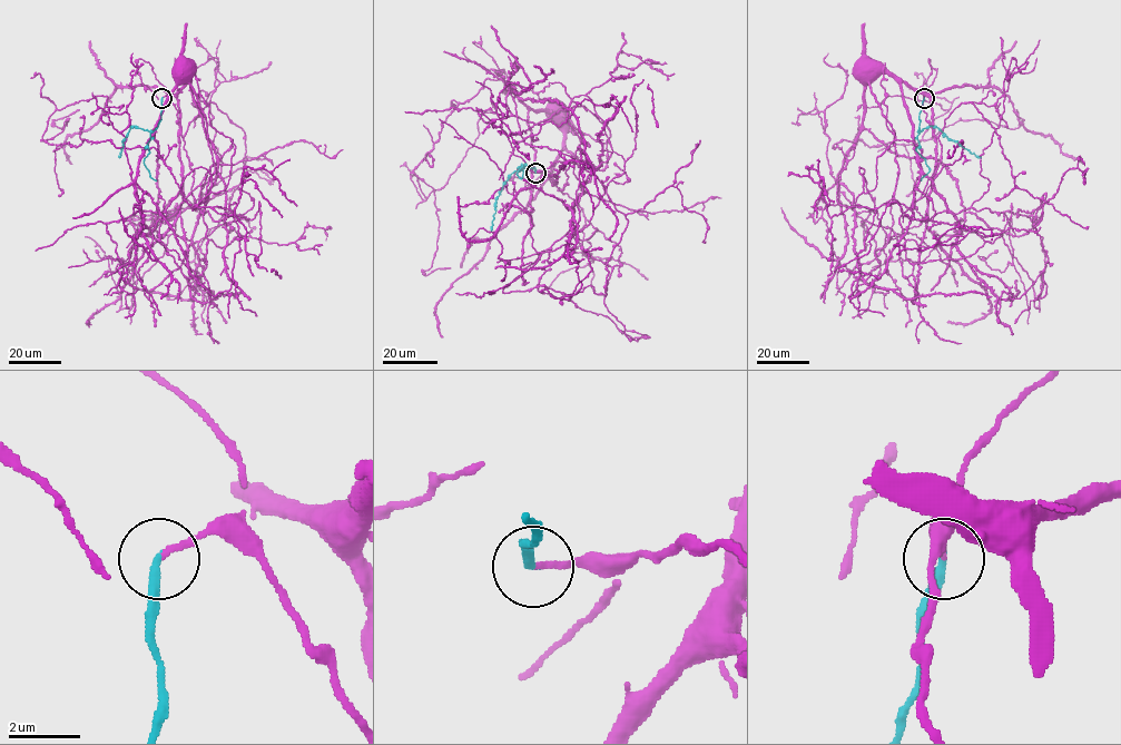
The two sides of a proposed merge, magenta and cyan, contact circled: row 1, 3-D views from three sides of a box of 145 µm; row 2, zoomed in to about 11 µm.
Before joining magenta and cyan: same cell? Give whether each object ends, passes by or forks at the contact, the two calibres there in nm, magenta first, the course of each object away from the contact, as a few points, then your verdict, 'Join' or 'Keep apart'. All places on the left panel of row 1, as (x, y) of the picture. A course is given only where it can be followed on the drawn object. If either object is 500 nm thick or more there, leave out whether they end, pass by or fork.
At the ring magenta ends. At the ring cyan ends. Thickness 150 nm (magenta) against 280 nm. Course of magenta: (161, 98), (167, 96), (175, 106), (179, 126), (176, 97), (188, 81), (189, 74), (185, 70). Course of cyan: (161, 98), (158, 125), (147, 130), (131, 126), (119, 157). Join

